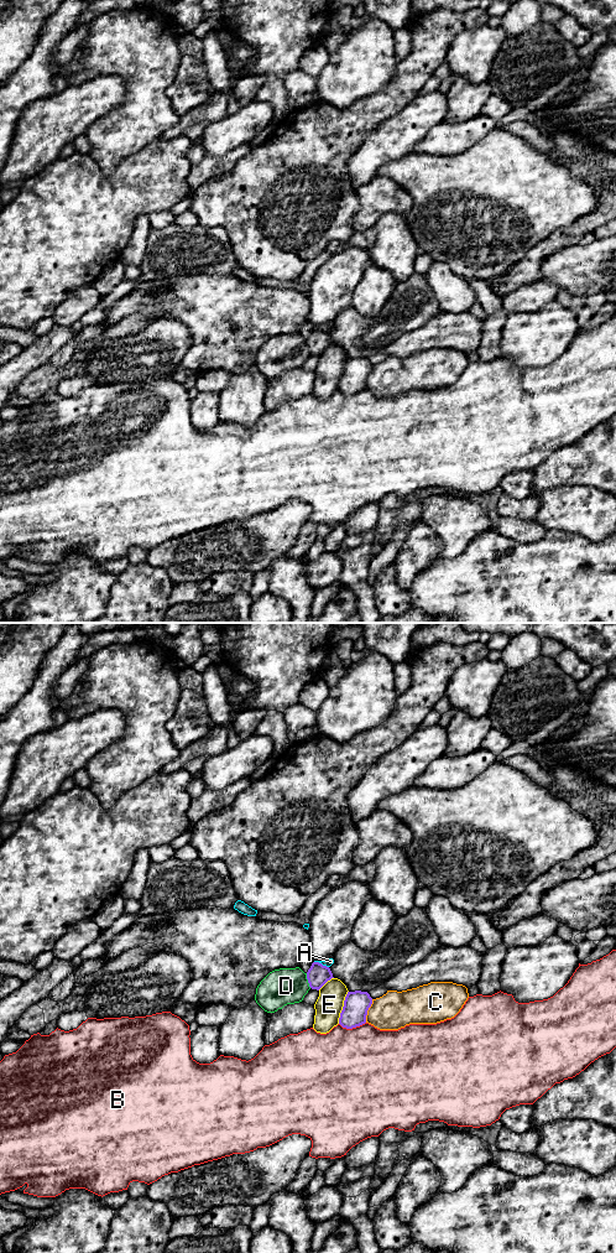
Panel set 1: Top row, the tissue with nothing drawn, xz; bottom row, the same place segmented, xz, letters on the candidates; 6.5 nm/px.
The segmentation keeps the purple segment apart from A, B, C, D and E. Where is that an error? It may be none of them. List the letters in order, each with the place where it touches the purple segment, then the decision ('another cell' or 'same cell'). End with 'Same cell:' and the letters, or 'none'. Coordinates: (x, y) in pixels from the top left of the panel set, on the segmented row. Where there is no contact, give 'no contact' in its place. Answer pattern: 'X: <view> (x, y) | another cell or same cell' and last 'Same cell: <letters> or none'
A: xz (322, 965) | another cell
B: xz (351, 1028) | another cell
C: xz (367, 1009) | another cell
D: xz (308, 981) | another cell
E: xz (343, 1007) | another cell
Same cell: none

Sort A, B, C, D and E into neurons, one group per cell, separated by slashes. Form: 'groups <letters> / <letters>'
groups A / B / C / D / E

